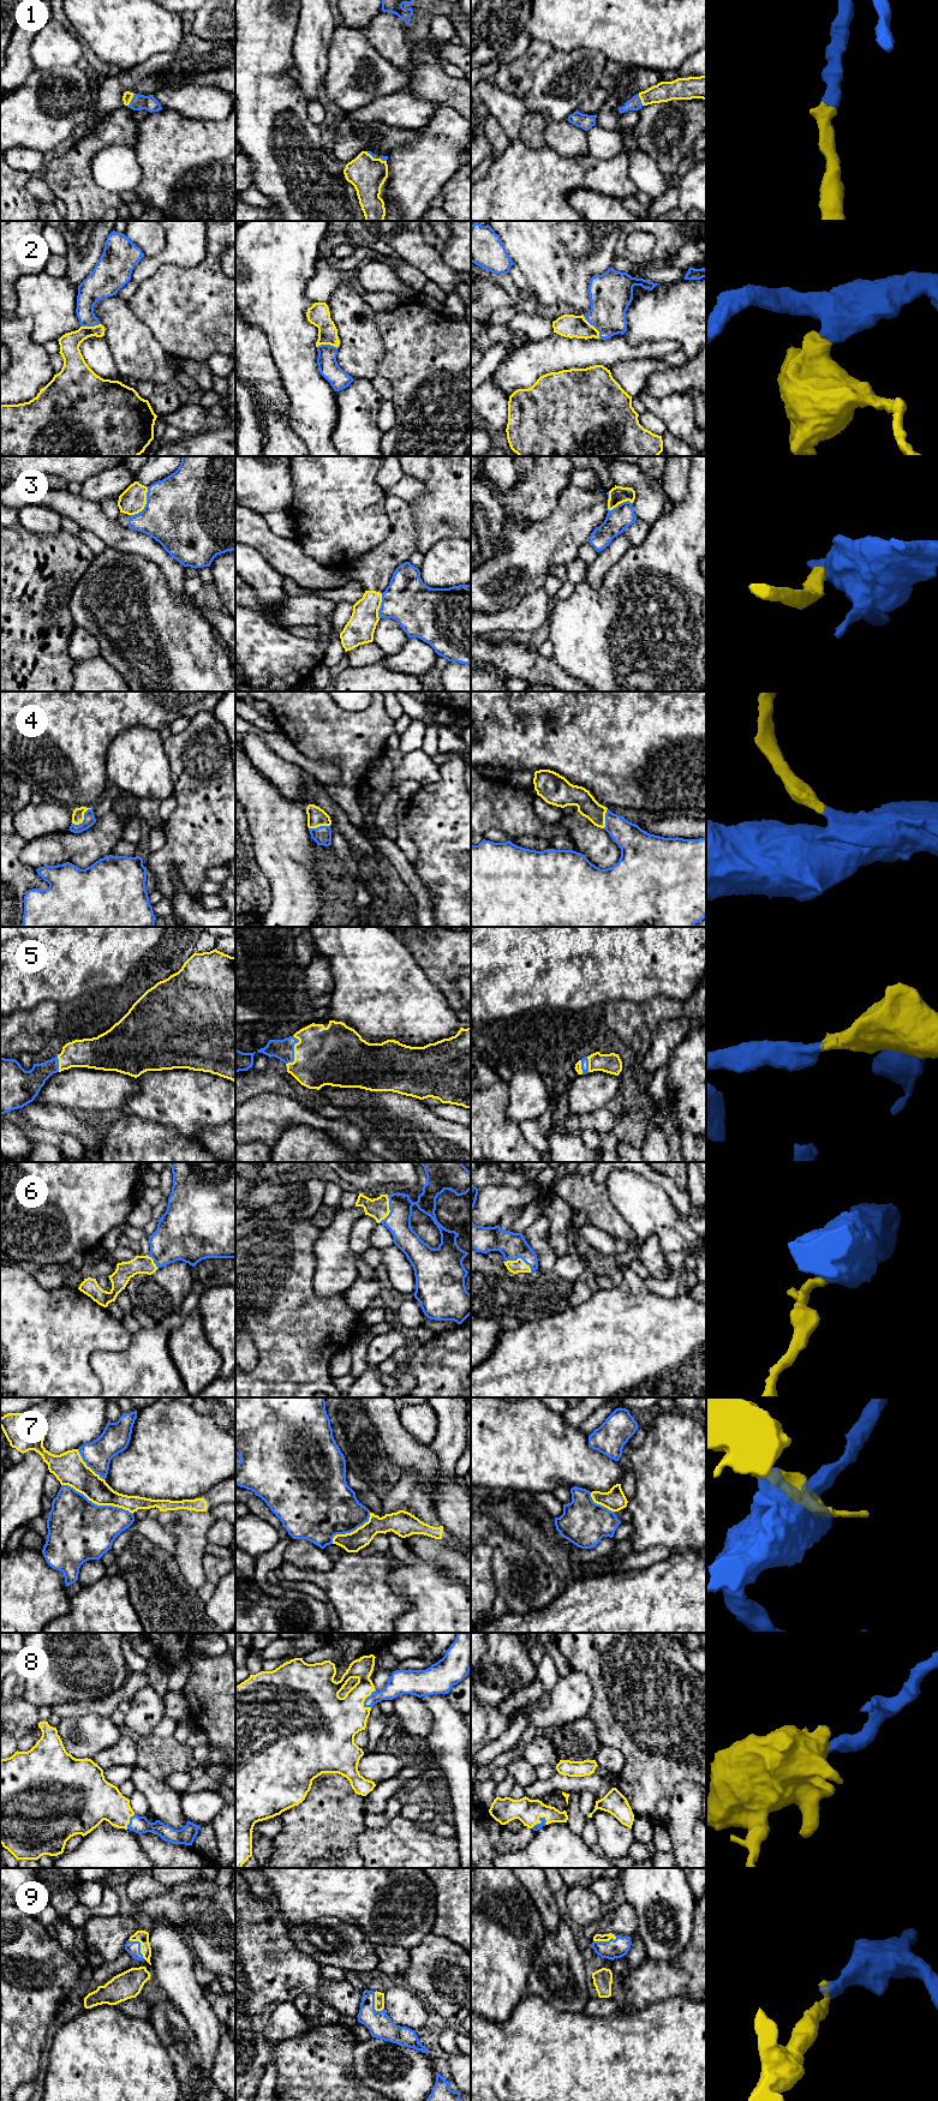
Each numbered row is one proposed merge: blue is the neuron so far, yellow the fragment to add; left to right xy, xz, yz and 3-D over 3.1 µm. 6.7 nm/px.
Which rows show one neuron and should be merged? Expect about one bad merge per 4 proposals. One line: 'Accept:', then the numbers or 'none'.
Accept: 1, 2, 4, 5, 6, 8, 9

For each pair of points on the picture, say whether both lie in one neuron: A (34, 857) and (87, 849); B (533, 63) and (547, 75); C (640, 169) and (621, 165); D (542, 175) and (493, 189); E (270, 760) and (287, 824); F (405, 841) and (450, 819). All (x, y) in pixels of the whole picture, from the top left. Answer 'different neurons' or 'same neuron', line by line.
A: same neuron
B: different neurons
C: different neurons
D: same neuron
E: different neurons
F: different neurons

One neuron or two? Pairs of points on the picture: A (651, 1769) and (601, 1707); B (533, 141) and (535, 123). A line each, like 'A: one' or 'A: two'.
A: one
B: one

